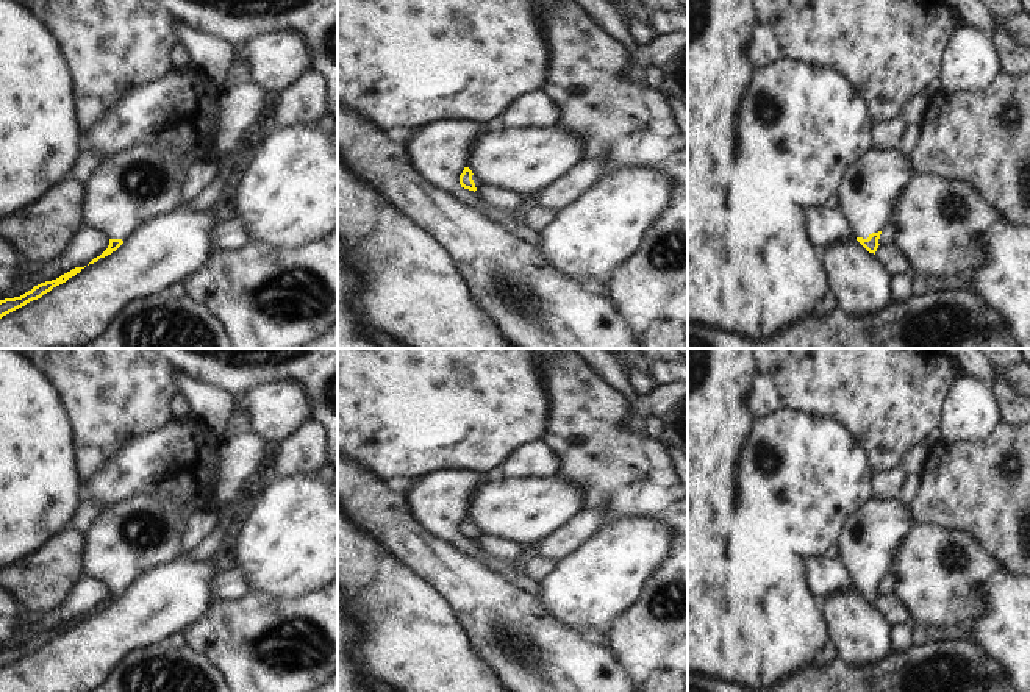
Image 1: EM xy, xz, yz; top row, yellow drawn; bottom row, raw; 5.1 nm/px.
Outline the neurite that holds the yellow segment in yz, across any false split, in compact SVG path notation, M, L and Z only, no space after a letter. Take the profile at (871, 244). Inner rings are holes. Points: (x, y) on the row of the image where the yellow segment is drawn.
M897 147L866 152L844 175L838 209L869 253L875 255L882 231L894 223L899 197L914 173L910 156Z

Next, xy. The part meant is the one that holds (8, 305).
M75 267L70 272L61 275L56 280L52 281L45 281L41 283L38 286L34 286L31 291L25 292L20 297L14 297L14 298L5 298L0 300L0 319L22 306L25 306L27 303L41 298L44 294L50 292L53 287L66 283L69 278L75 276L77 273L80 273L84 267Z

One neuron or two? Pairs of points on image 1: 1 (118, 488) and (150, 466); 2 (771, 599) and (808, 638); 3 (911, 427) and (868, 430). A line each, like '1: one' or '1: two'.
1: one
2: one
3: one

